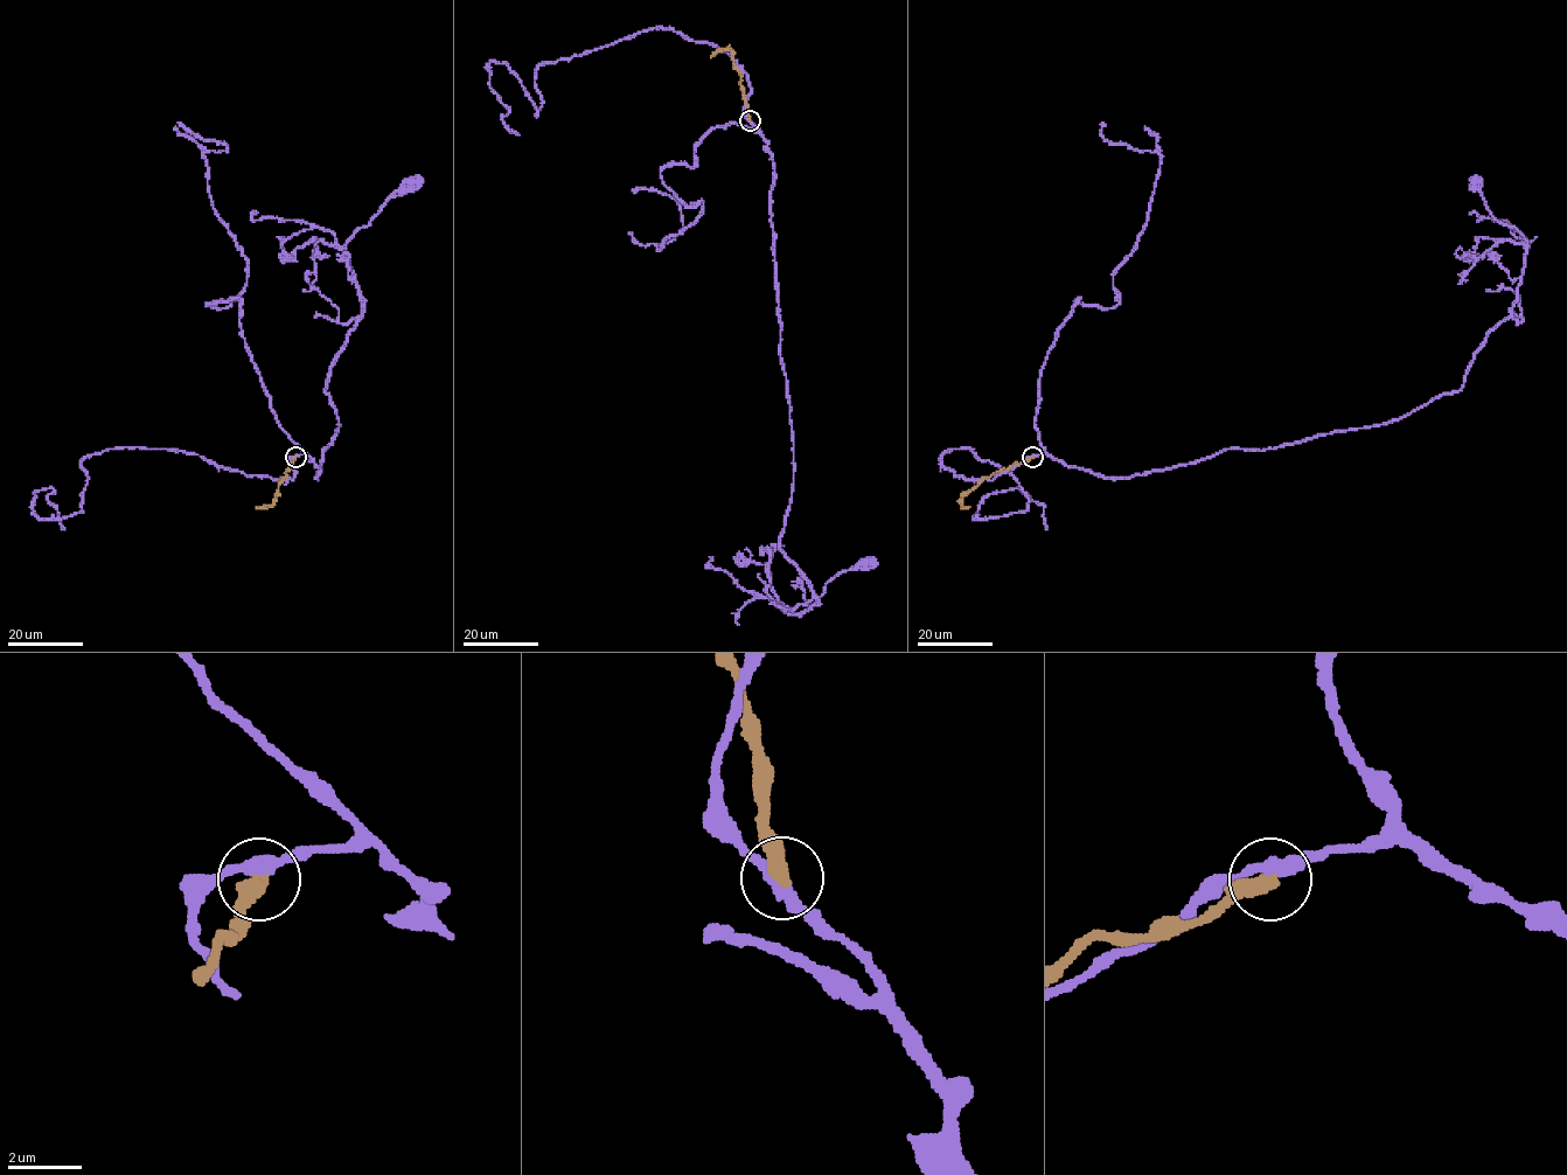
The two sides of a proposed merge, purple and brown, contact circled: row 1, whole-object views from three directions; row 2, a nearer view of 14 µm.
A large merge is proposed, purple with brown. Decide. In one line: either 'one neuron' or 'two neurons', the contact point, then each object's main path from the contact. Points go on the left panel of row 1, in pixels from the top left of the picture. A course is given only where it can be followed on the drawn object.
two neurons; at (296, 457); purple runs (294, 457), (312, 459), (315, 478), (336, 431), (325, 391), (328, 372), (362, 313), (346, 242), (413, 181); brown runs (294, 458), (271, 505), (256, 506)

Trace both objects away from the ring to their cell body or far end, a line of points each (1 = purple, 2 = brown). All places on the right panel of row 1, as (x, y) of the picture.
1: (1032, 457), (1129, 478), (1230, 449), (1383, 424), (1456, 391), (1511, 313), (1527, 249), (1476, 181)
2: (1032, 458), (984, 477), (965, 495), (961, 505), (969, 506)

